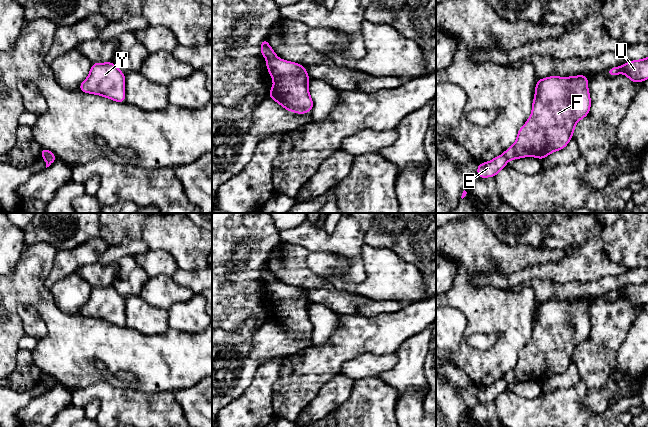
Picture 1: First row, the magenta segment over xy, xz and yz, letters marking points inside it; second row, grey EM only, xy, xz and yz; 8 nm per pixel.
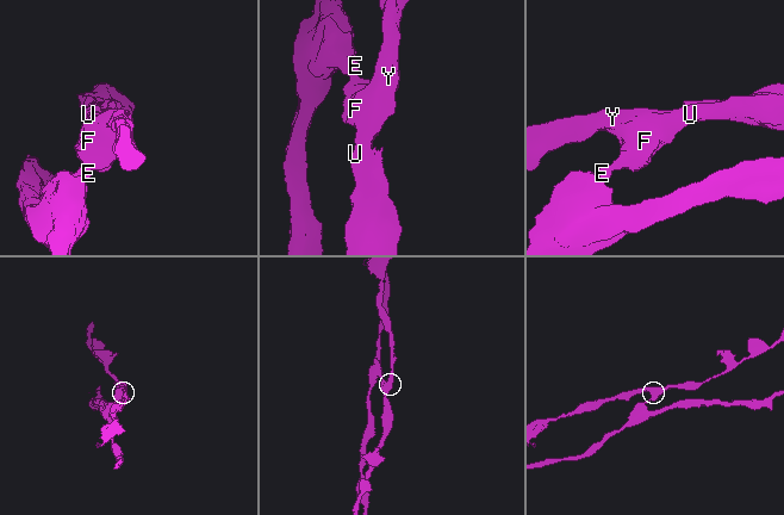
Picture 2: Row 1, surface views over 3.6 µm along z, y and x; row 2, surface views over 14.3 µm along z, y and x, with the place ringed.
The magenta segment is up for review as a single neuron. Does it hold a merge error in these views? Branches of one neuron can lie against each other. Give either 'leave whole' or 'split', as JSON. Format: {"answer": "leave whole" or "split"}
{"answer": "split"}

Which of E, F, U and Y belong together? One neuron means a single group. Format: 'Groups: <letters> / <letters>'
Groups: E / F U Y

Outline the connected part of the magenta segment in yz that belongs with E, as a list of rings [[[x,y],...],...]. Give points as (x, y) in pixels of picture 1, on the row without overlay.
[[[504,378],[492,383],[490,386],[478,388],[478,402],[495,401],[496,398],[507,388],[507,382]]]

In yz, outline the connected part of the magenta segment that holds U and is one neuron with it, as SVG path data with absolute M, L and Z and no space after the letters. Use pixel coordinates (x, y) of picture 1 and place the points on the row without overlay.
M648 281L642 284L629 285L621 291L613 291L606 297L612 301L625 298L632 306L639 307L648 303Z

